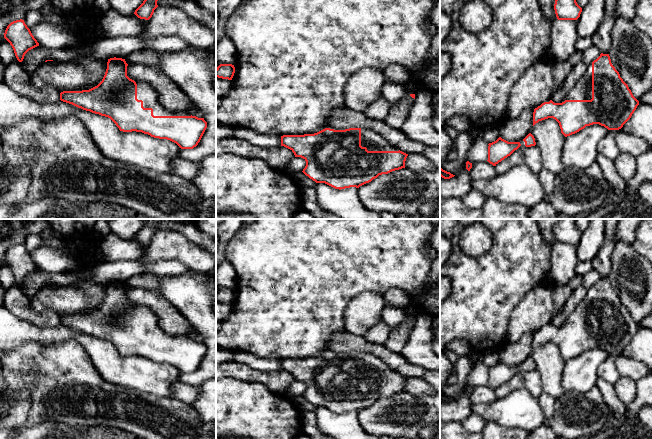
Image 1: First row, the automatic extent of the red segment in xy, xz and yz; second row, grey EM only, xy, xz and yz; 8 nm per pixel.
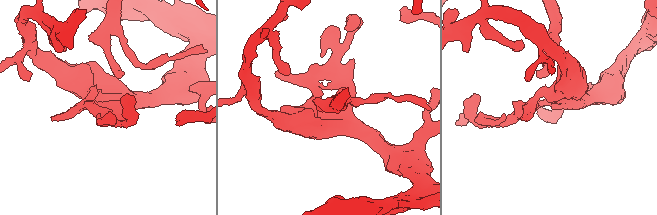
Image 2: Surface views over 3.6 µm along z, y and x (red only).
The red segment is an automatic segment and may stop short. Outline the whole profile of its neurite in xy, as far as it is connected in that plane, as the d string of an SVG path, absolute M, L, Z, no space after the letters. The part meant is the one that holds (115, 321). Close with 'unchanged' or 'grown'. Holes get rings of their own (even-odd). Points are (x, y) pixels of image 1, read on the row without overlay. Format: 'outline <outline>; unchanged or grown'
outline M110 282L102 305L89 314L63 315L60 324L78 332L110 342L120 355L142 356L151 361L167 363L181 373L193 373L200 366L207 346L204 342L192 340L187 335L165 333L158 323L157 316L146 306L135 306L127 300L125 283Z; grown

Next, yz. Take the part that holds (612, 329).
outline M601 277L596 284L587 288L586 296L569 315L564 326L556 327L550 323L534 333L533 350L539 345L553 342L559 347L565 361L593 348L608 354L619 354L631 342L638 329L639 325L612 289L609 278Z; grown

